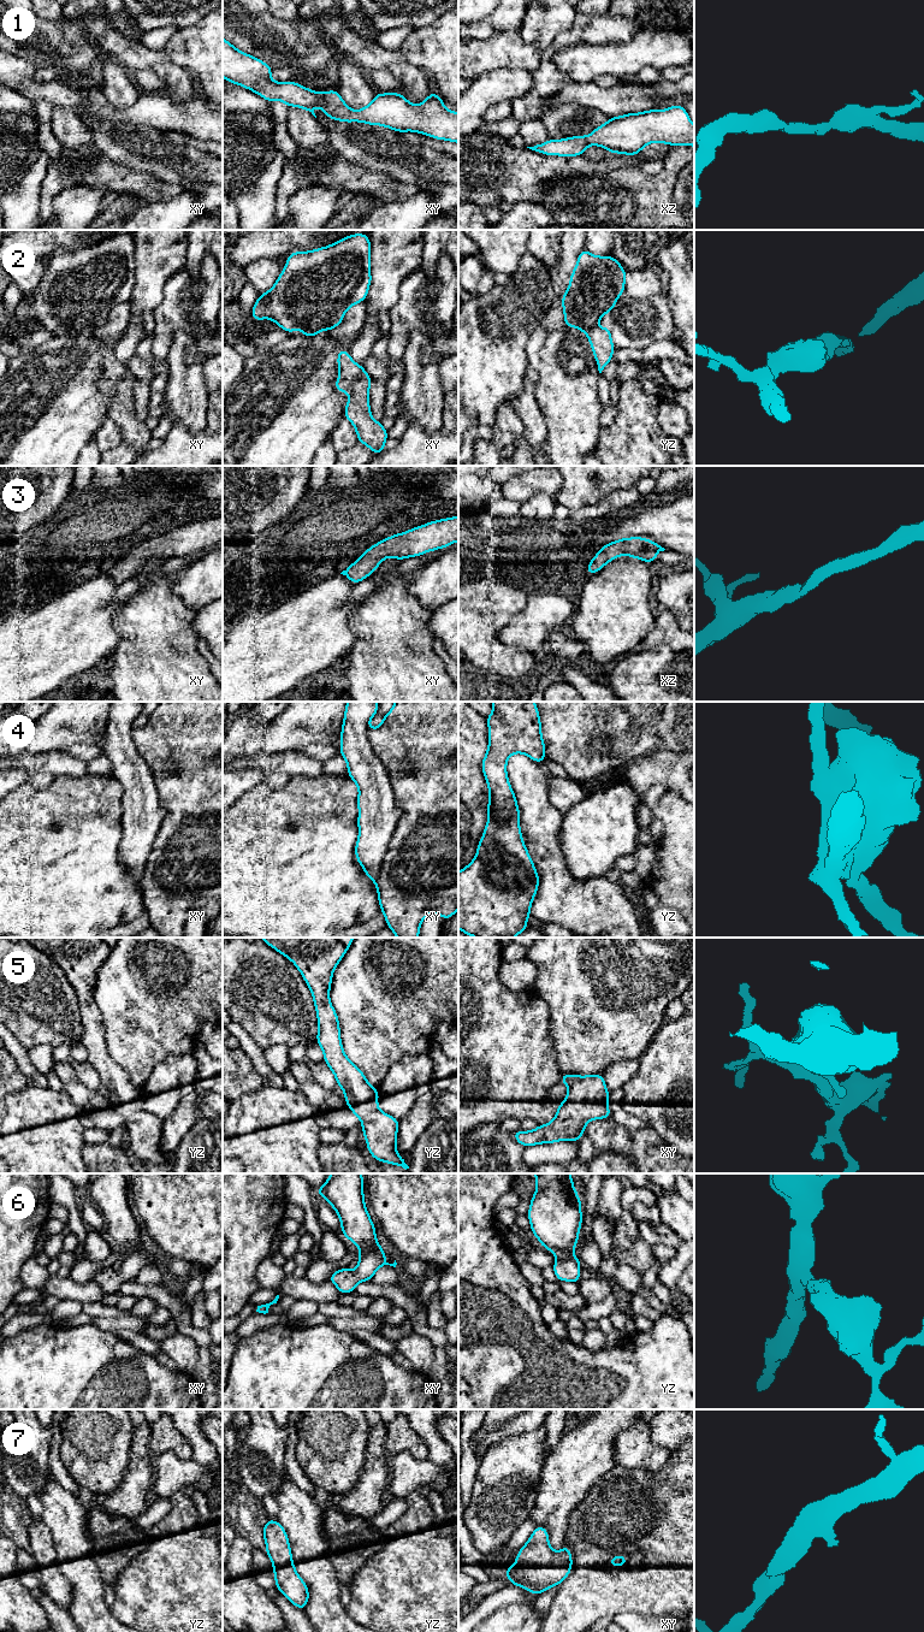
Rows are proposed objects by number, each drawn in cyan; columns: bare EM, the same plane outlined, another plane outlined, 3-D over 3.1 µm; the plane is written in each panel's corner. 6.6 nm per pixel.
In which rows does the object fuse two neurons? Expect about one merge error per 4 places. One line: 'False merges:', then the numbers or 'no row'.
False merges: no row

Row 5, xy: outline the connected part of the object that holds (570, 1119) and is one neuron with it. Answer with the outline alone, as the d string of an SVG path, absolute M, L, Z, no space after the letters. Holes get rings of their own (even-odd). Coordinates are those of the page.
M561 1072L559 1083L568 1086L565 1100L557 1108L555 1118L532 1131L514 1131L514 1139L523 1147L558 1141L575 1141L585 1135L590 1120L610 1118L609 1090L604 1075L565 1075Z

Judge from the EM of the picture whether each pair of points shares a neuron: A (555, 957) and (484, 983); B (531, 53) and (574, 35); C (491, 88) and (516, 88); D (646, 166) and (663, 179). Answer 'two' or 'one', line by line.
A: two
B: two
C: one
D: two

